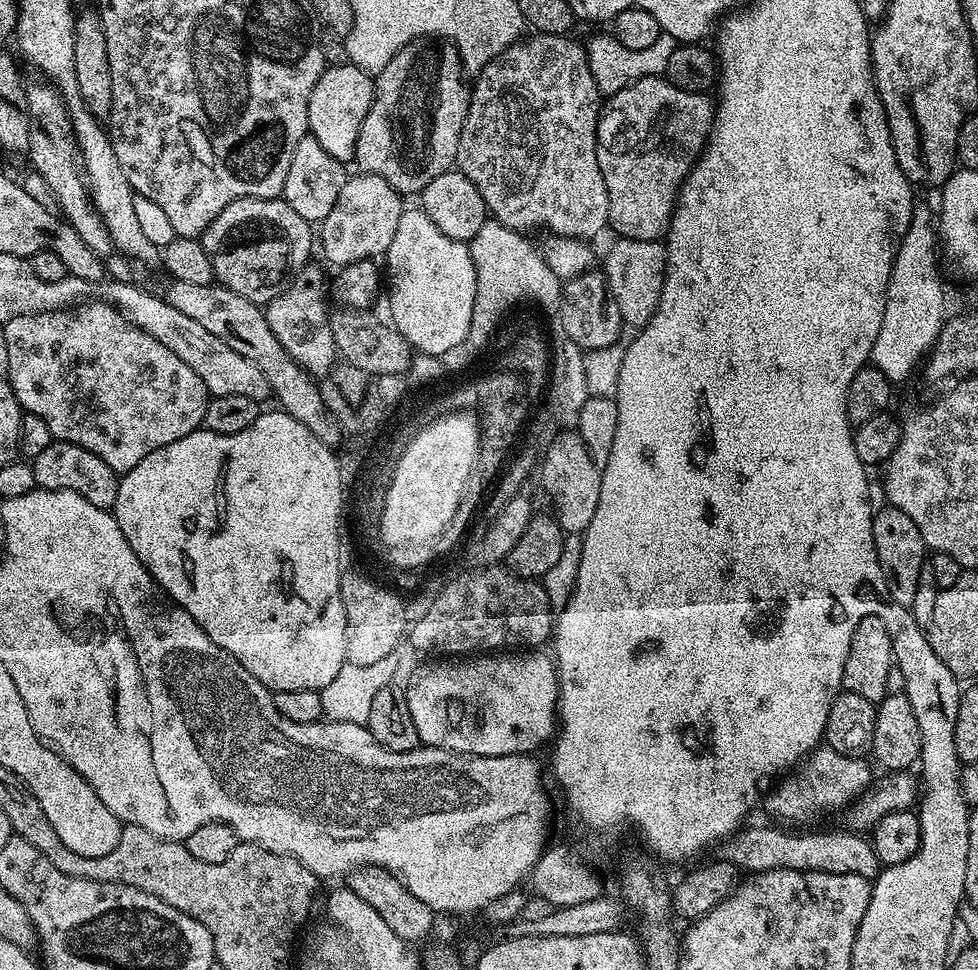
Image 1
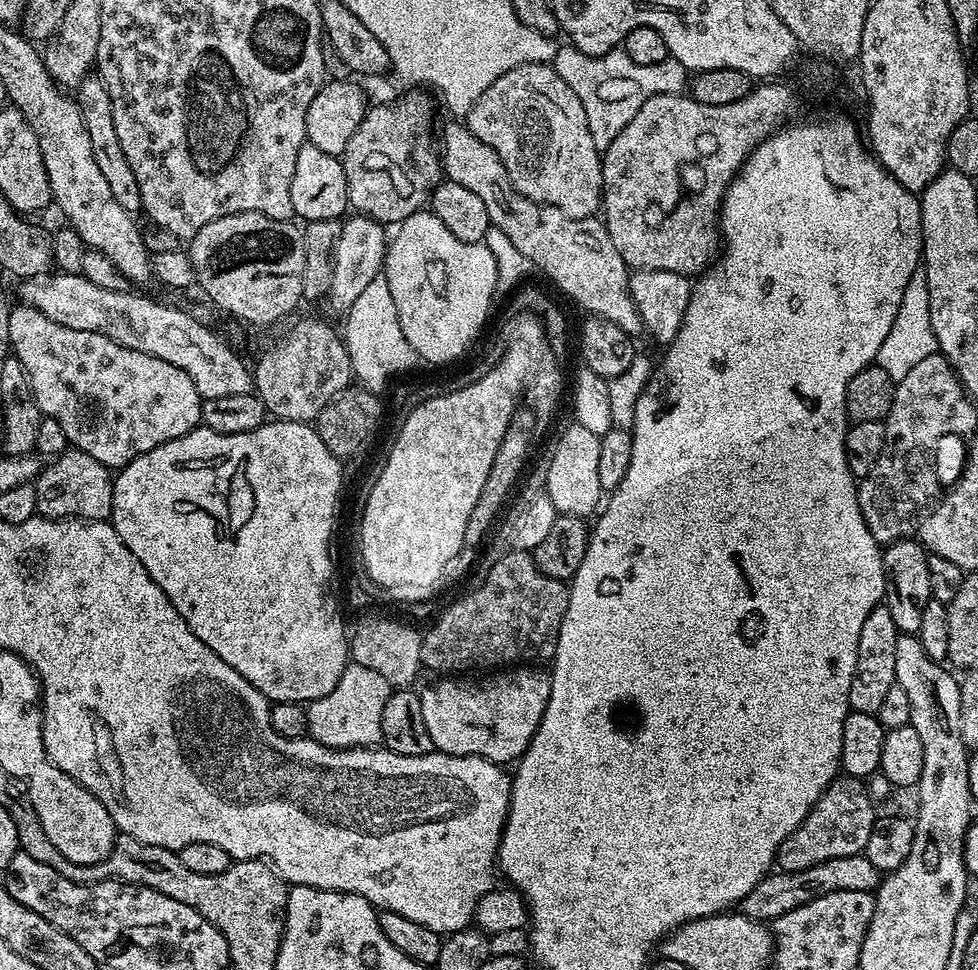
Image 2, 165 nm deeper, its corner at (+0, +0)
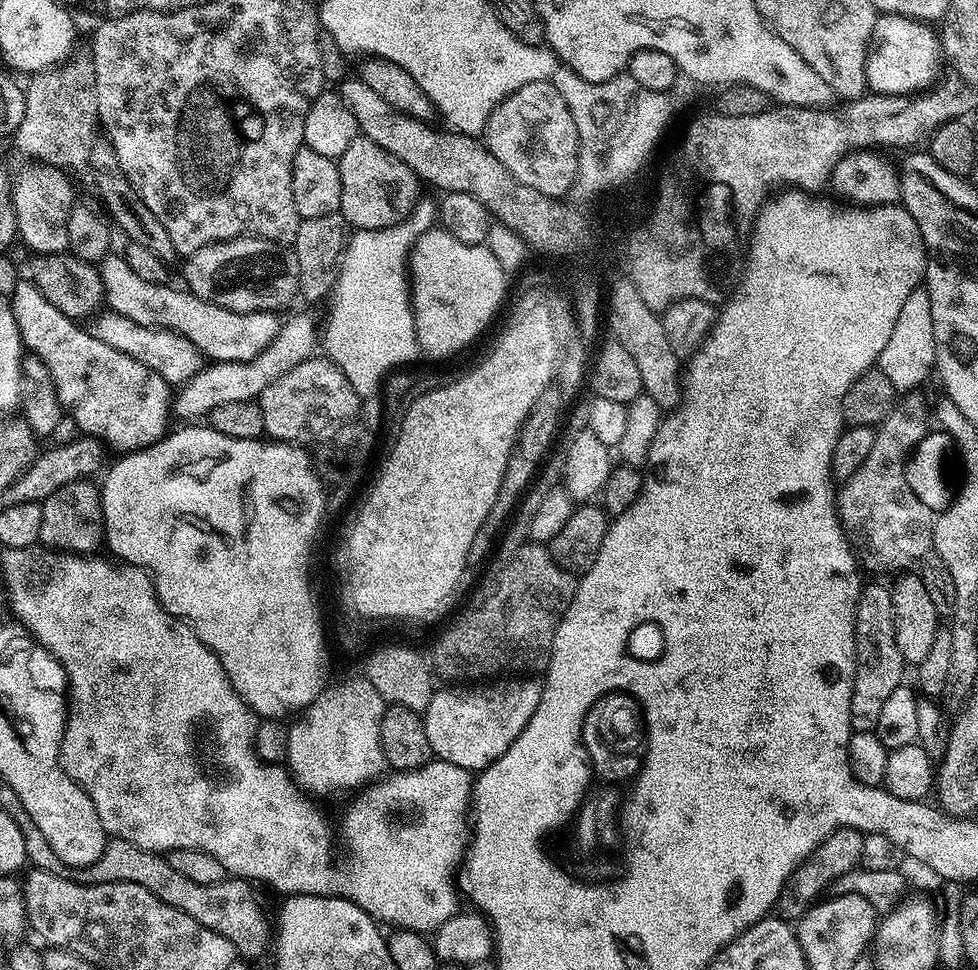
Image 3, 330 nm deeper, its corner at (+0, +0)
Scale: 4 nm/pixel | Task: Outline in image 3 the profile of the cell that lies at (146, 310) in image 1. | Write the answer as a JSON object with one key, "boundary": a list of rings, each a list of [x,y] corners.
{"boundary":[[[111,310],[103,311],[92,320],[90,331],[94,338],[106,342],[106,346],[114,346],[114,350],[122,350],[122,354],[130,354],[130,358],[142,362],[142,366],[157,372],[170,386],[184,384],[202,367],[200,352],[186,338],[164,328],[138,326],[138,322]]]}

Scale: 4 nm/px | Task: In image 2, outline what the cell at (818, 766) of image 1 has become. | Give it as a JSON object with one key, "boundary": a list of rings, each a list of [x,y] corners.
{"boundary":[[[847,774],[837,775],[822,794],[822,798],[818,798],[808,817],[800,823],[798,830],[794,830],[782,842],[776,852],[779,871],[797,872],[806,870],[806,866],[830,862],[830,858],[861,855],[878,815],[878,809],[872,803],[873,797],[863,779]]]}

